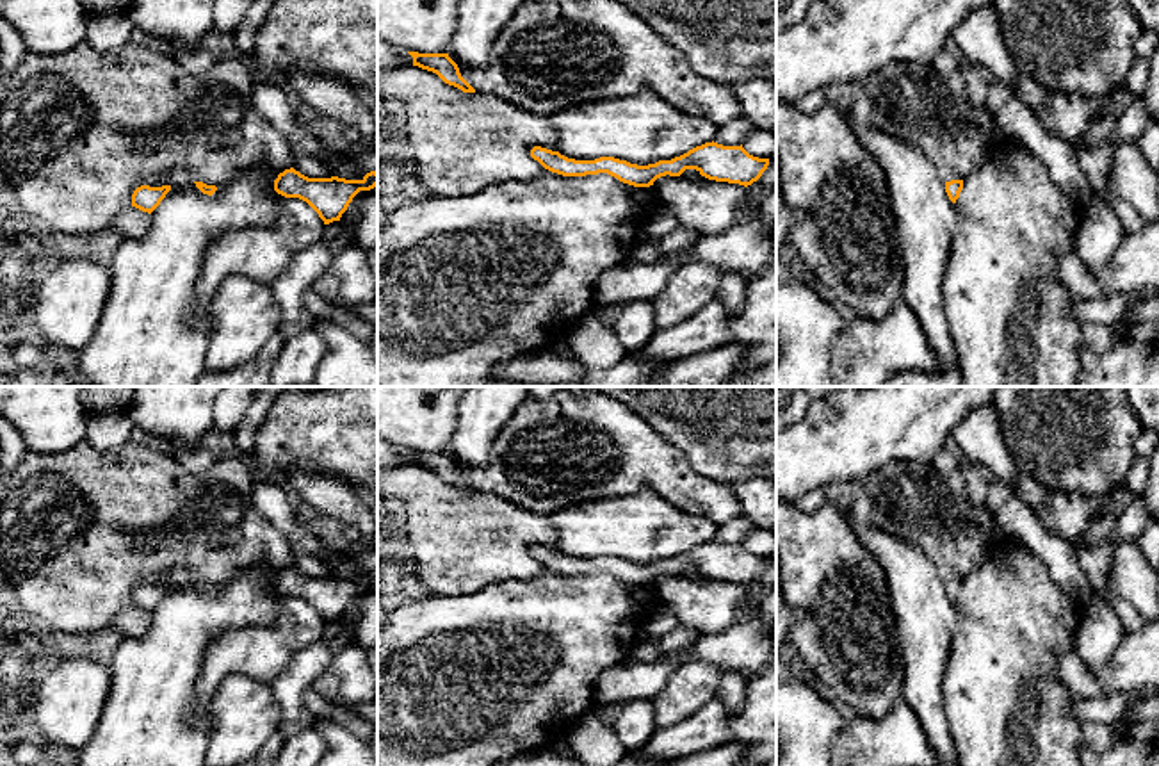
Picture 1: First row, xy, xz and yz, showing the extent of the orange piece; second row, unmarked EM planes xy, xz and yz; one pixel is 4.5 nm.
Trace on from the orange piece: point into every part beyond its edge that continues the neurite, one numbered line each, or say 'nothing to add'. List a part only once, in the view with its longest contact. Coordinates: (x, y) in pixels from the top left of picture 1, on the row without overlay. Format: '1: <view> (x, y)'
nothing to add

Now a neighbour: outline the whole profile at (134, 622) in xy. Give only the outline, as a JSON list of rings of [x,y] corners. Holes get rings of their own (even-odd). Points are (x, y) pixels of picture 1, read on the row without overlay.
[[[128,606],[112,623],[123,638],[139,638],[150,629],[150,613],[135,606]]]

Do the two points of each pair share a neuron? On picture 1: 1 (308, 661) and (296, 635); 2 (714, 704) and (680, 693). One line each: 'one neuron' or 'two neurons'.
1: two neurons
2: two neurons

